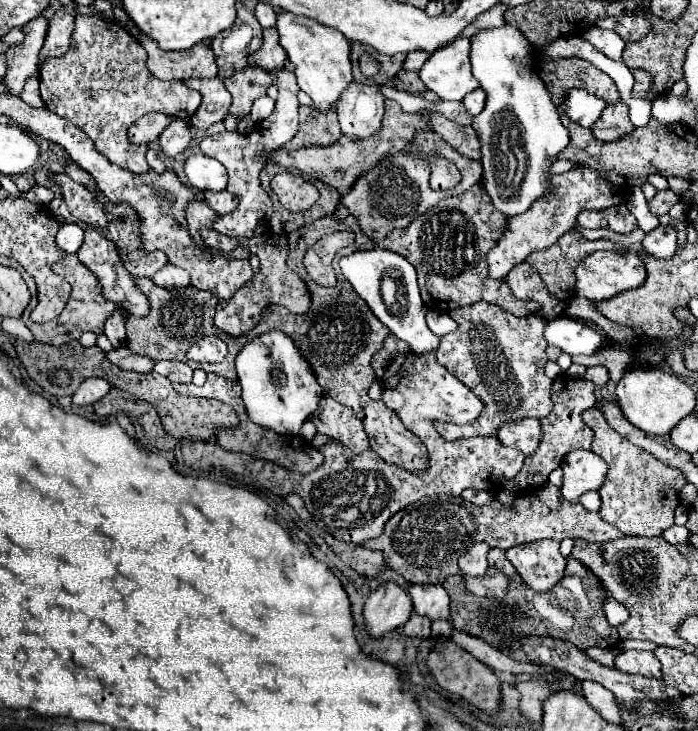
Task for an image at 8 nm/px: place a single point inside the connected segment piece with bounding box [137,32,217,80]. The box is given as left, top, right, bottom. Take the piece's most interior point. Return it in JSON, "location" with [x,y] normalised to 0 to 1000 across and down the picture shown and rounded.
{"location":[285,85]}

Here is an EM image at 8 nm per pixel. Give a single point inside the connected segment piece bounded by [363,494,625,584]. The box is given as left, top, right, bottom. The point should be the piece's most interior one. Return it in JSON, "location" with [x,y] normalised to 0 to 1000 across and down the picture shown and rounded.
{"location":[606,741]}

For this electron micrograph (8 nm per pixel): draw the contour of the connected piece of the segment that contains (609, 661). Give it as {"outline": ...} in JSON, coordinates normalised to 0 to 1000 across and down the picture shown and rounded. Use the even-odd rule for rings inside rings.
{"outline":[[[858,885],[844,886],[838,892],[844,895],[847,903],[852,903],[852,906],[858,906],[858,908],[868,912],[880,912],[880,902],[885,895],[885,889],[883,888]]]}

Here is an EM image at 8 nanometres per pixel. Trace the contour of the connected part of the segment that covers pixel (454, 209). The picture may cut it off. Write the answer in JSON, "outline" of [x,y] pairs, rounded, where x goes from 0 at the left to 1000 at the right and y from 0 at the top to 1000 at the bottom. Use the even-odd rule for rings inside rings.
{"outline":[[[683,249],[683,254],[666,265],[632,274],[623,285],[615,285],[609,293],[595,298],[583,312],[563,315],[549,328],[549,339],[580,350],[595,364],[603,408],[615,424],[643,427],[649,421],[695,410],[723,421],[735,432],[769,430],[766,413],[738,408],[721,383],[701,378],[698,345],[715,331],[723,309],[723,293],[709,287],[695,254]],[[646,315],[652,315],[649,323],[643,323]]]}

